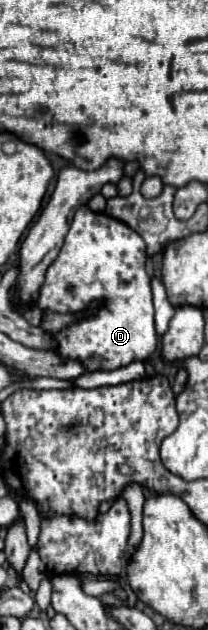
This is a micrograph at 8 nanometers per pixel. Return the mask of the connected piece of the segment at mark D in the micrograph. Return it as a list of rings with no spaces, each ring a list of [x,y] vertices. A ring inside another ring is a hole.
[[[87,205],[77,209],[73,223],[69,227],[69,233],[65,237],[65,243],[57,255],[57,259],[49,265],[45,273],[45,283],[39,289],[39,295],[33,299],[29,307],[17,307],[19,313],[31,323],[41,327],[43,317],[47,311],[51,313],[63,313],[63,315],[77,315],[77,319],[67,325],[65,329],[57,333],[49,333],[53,341],[57,341],[57,353],[59,357],[69,357],[73,361],[81,361],[85,365],[85,371],[113,371],[119,367],[125,367],[133,361],[145,361],[155,349],[157,349],[157,331],[153,321],[153,299],[151,299],[151,281],[145,269],[147,263],[147,251],[145,241],[139,233],[135,233],[131,227],[127,227],[123,221],[117,221],[105,213],[91,211]],[[91,303],[101,303],[95,313],[87,313]]]

